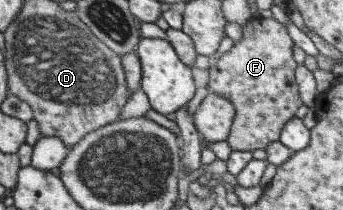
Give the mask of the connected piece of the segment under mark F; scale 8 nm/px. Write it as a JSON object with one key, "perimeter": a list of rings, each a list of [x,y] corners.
{"perimeter":[[[255,17],[242,26],[242,36],[219,60],[211,60],[208,72],[208,91],[226,97],[235,110],[234,120],[225,141],[233,151],[255,151],[265,149],[268,143],[277,141],[283,124],[294,117],[301,107],[294,72],[297,63],[293,61],[293,42],[286,27],[273,18]]]}

